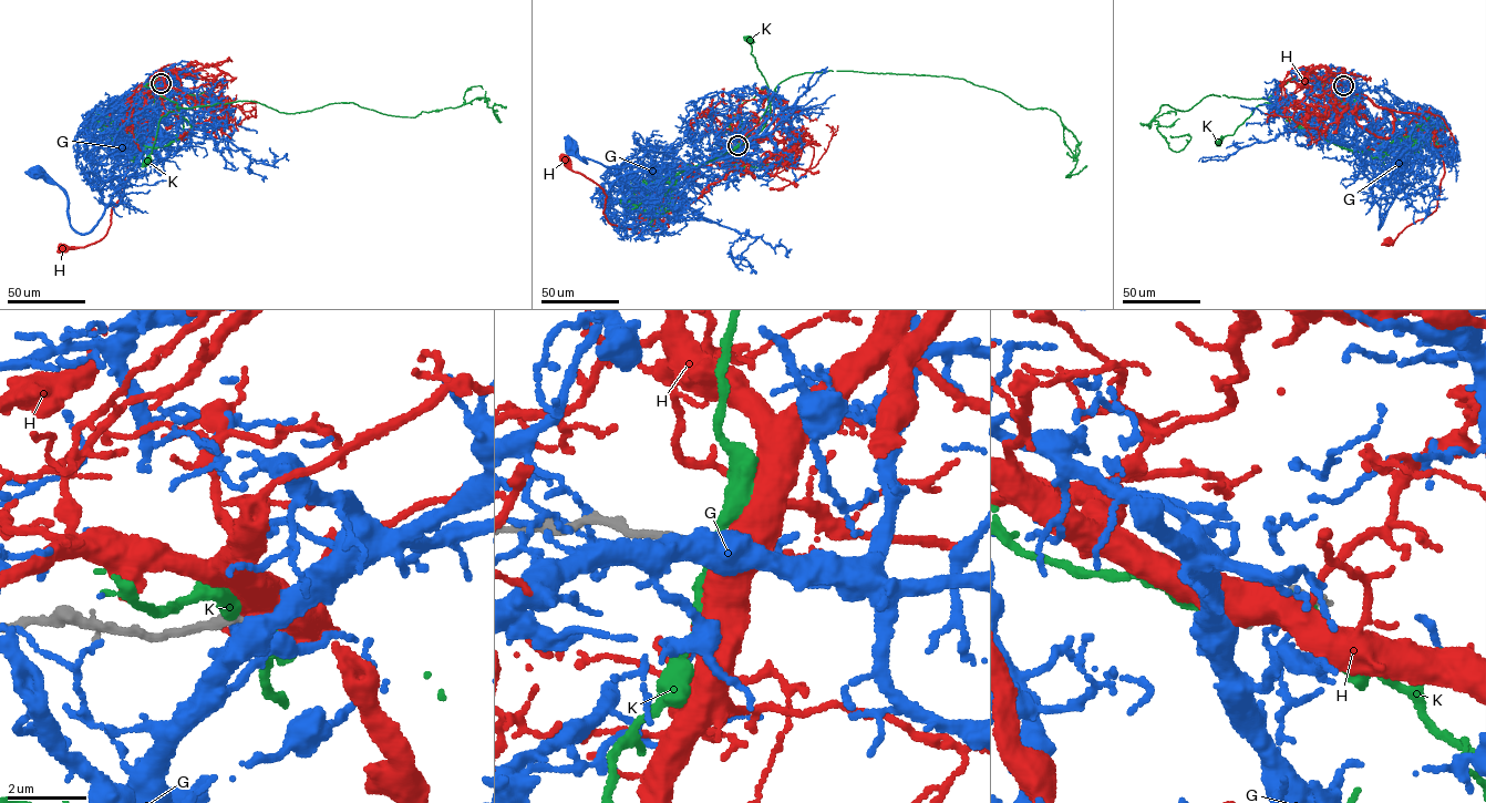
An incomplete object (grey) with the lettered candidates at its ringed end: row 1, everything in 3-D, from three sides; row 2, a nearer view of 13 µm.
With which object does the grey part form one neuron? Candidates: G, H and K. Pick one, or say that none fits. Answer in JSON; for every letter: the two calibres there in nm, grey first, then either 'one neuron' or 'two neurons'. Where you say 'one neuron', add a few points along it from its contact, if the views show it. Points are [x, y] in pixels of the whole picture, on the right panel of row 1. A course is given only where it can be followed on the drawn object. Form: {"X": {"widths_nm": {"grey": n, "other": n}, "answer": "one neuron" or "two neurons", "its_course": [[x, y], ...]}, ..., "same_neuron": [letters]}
{"G": {"widths_nm": {"grey": 200, "other": 600}, "answer": "two neurons"}, "H": {"widths_nm": {"grey": 190, "other": 800}, "answer": "two neurons"}, "K": {"widths_nm": {"grey": 200, "other": 280}, "answer": "two neurons"}, "same_neuron": []}

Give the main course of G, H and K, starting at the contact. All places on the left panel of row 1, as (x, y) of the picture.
G: (161, 84), (160, 140), (146, 148), (90, 232), (75, 232), (66, 196), (51, 178), (35, 172)
H: (161, 83), (165, 98), (143, 102), (129, 130), (123, 189), (105, 235), (85, 246), (63, 246)
K: (161, 83), (145, 85), (176, 103), (192, 127), (179, 139), (181, 116), (172, 111), (161, 117), (146, 162)

